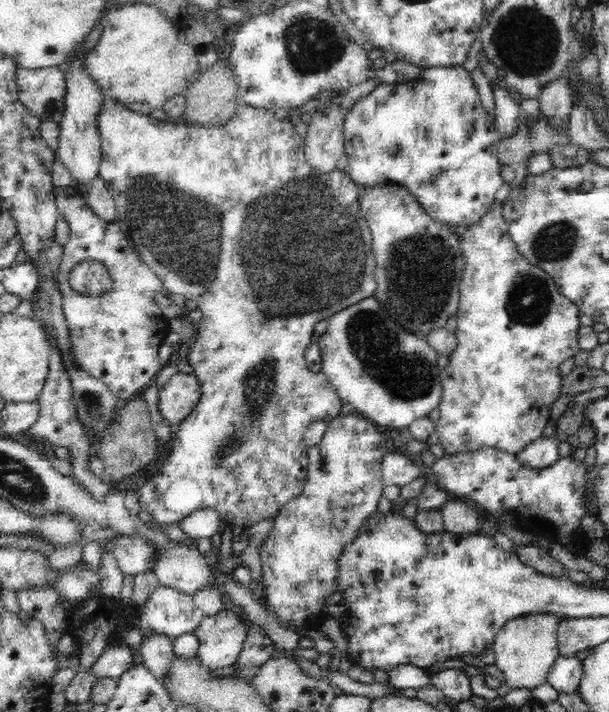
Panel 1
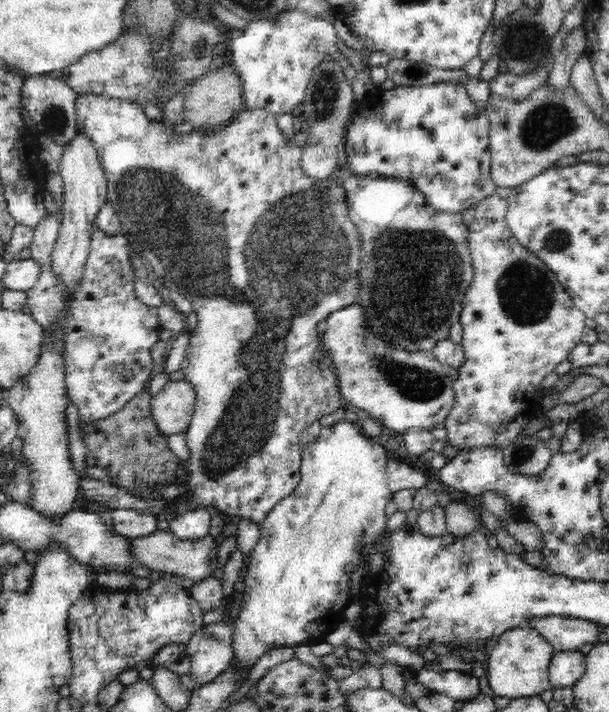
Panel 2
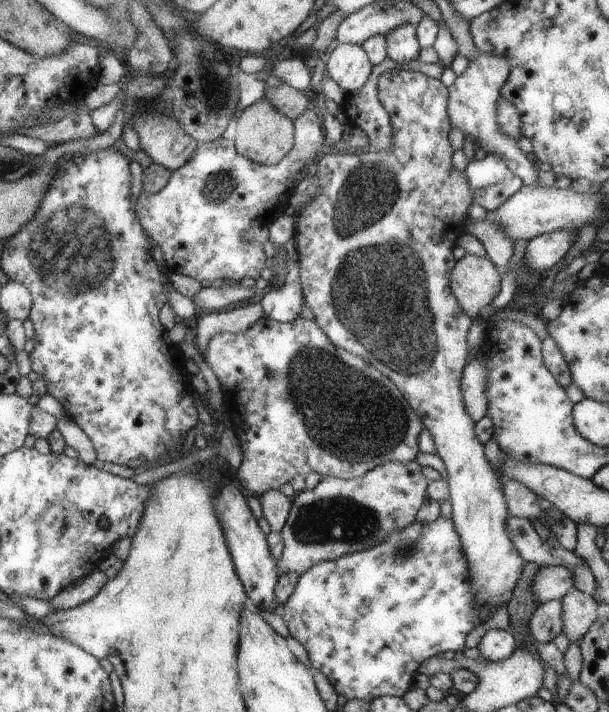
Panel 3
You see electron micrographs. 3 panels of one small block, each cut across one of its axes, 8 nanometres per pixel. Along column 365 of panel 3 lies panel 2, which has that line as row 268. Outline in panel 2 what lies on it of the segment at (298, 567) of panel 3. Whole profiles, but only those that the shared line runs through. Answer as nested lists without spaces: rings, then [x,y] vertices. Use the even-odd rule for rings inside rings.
[[[497,192],[484,197],[475,206],[475,219],[468,227],[474,278],[466,291],[459,318],[463,330],[460,343],[464,349],[464,364],[458,368],[458,377],[452,380],[454,406],[444,420],[448,435],[445,446],[457,446],[460,450],[488,446],[503,450],[508,443],[520,438],[524,422],[530,422],[541,412],[542,379],[554,372],[557,364],[567,360],[569,350],[582,342],[586,328],[587,316],[576,308],[556,274],[536,253],[514,238],[505,221],[508,207],[508,199],[501,198]]]

